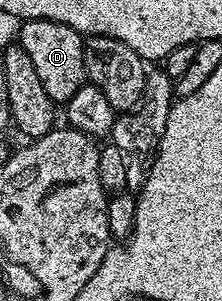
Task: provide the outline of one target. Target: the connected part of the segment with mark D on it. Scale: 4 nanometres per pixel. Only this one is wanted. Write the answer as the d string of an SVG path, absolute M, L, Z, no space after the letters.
M30 18L22 21L21 38L19 44L27 56L31 56L31 65L35 67L35 73L39 81L43 83L43 89L47 96L51 96L54 104L64 104L79 92L79 88L86 85L85 76L85 38L75 28L71 28L62 22L55 20L43 20L42 18Z

